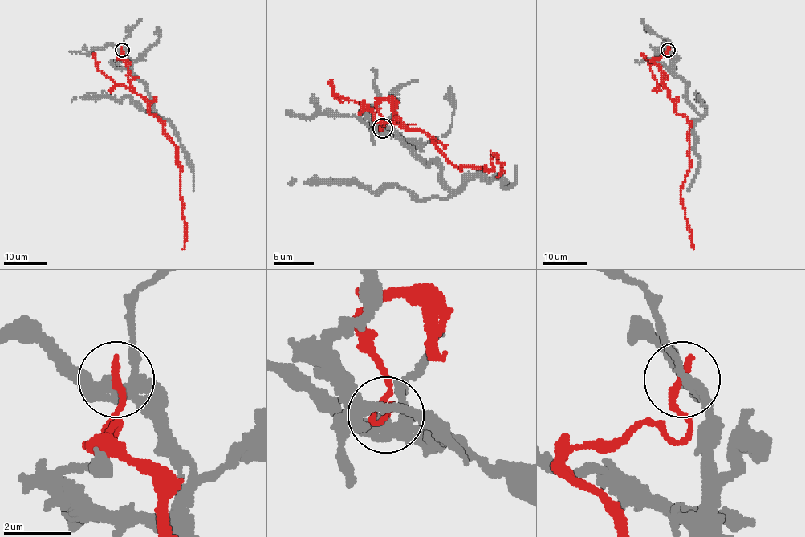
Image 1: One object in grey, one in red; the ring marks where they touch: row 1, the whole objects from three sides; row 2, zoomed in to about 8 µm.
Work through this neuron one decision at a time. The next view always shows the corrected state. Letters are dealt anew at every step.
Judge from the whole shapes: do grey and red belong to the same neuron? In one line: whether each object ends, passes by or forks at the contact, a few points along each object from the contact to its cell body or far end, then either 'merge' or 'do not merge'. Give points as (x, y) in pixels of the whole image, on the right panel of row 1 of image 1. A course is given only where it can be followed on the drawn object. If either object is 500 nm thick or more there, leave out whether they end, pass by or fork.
grey forks | red ends | grey via (668, 50), (672, 69), (685, 84), (685, 99), (703, 115), (706, 111), (698, 95), (701, 99), (697, 99) | red via (668, 50), (652, 60), (660, 68), (675, 111), (688, 120), (691, 166), (682, 183), (681, 198), (694, 250) | do not merge

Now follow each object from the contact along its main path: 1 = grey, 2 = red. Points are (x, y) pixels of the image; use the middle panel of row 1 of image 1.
1: (383, 128), (440, 167), (450, 193), (445, 197), (420, 199), (393, 185), (375, 191), (355, 183), (287, 183)
2: (383, 128), (383, 100), (452, 164), (490, 171), (493, 152), (502, 167), (497, 177)

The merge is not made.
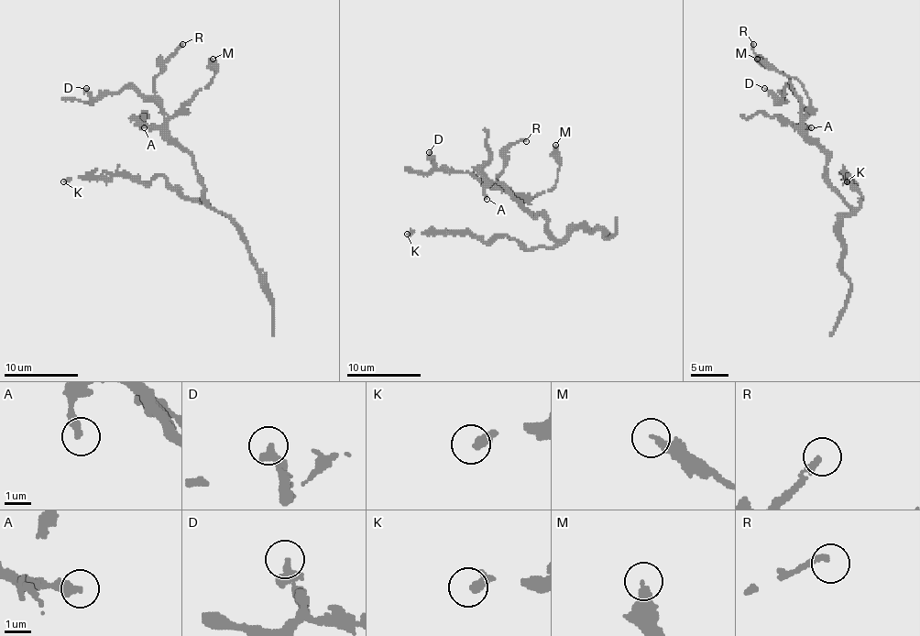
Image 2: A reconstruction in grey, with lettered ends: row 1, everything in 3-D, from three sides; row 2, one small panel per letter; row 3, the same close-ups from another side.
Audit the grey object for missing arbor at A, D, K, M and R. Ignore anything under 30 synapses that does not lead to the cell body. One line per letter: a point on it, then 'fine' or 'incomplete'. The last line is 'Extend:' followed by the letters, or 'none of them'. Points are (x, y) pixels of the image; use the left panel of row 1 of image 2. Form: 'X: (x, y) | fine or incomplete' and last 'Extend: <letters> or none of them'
A: (144, 127) | fine
D: (86, 88) | fine
K: (63, 181) | incomplete
M: (213, 59) | fine
R: (182, 44) | incomplete
Extend: K, R

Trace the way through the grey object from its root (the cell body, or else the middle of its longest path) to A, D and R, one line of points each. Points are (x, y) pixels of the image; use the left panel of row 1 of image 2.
A: (203, 183), (193, 159), (186, 151), (182, 151), (158, 129), (144, 127)
D: (203, 183), (193, 159), (169, 135), (164, 113), (153, 102), (126, 86), (93, 100), (86, 88)
R: (203, 183), (193, 159), (166, 129), (162, 102), (155, 93), (155, 79), (160, 73), (160, 68), (182, 44)

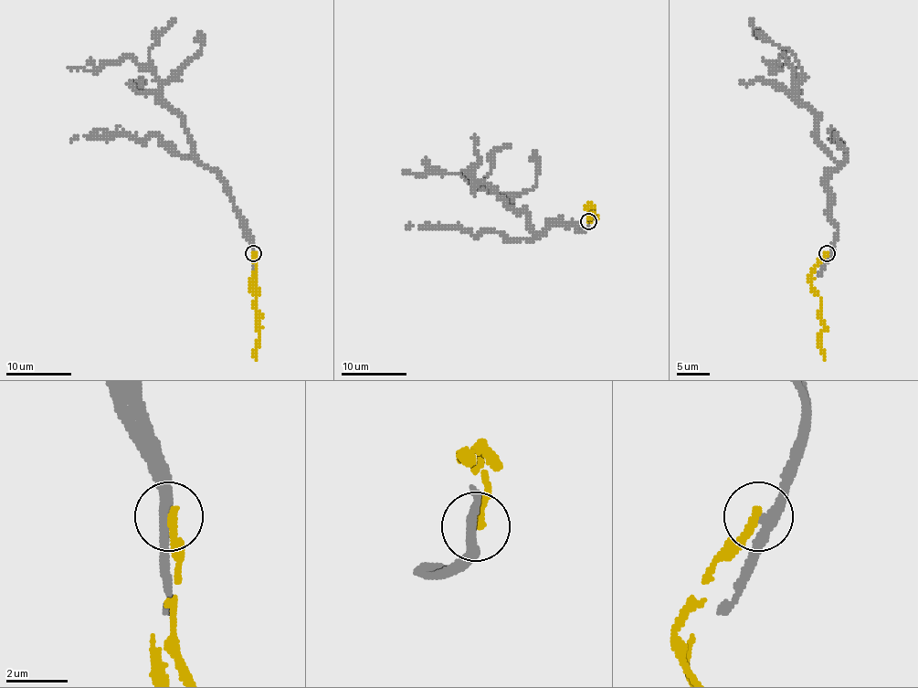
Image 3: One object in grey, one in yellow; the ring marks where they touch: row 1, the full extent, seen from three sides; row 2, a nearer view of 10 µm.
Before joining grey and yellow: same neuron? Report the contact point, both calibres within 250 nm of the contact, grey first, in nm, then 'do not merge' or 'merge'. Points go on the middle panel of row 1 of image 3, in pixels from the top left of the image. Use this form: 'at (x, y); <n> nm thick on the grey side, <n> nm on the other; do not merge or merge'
at (588, 221); 300 nm thick on the grey side, 240 nm on the other; do not merge

